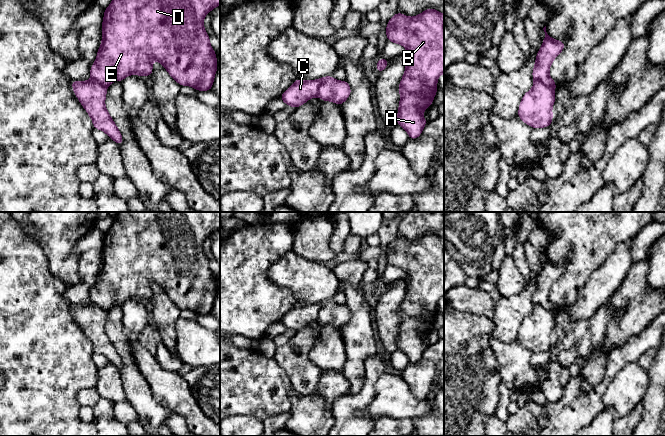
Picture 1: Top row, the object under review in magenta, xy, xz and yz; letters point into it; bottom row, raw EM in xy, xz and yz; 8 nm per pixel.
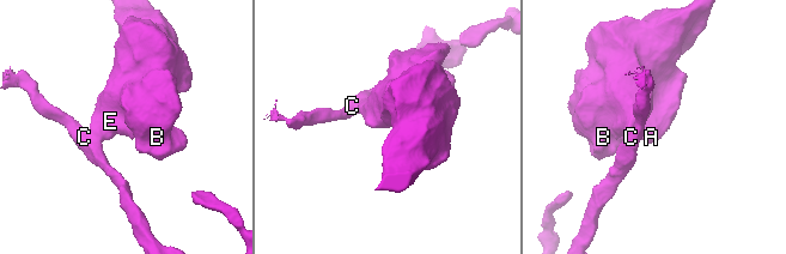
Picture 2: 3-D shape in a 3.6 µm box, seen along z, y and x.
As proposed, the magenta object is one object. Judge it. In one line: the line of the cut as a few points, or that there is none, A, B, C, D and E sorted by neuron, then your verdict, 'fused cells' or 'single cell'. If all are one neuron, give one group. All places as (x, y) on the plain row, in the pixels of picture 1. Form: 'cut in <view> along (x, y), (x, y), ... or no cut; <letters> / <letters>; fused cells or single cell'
cut in yz along (535, 304), (541, 304), (547, 308), (555, 308); A B D E / C; fused cells

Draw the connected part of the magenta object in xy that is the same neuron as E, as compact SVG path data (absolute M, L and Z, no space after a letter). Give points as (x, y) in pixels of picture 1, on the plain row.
M118 212L114 217L111 228L104 234L102 246L102 266L97 276L95 287L90 292L93 304L104 309L106 312L114 305L122 306L129 299L137 298L141 301L151 300L153 296L152 285L161 287L169 299L181 310L194 311L197 315L212 314L215 297L217 295L216 276L210 269L209 259L203 250L203 244L209 235L220 229L220 212Z

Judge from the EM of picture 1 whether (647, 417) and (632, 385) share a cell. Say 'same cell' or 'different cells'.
different cells

